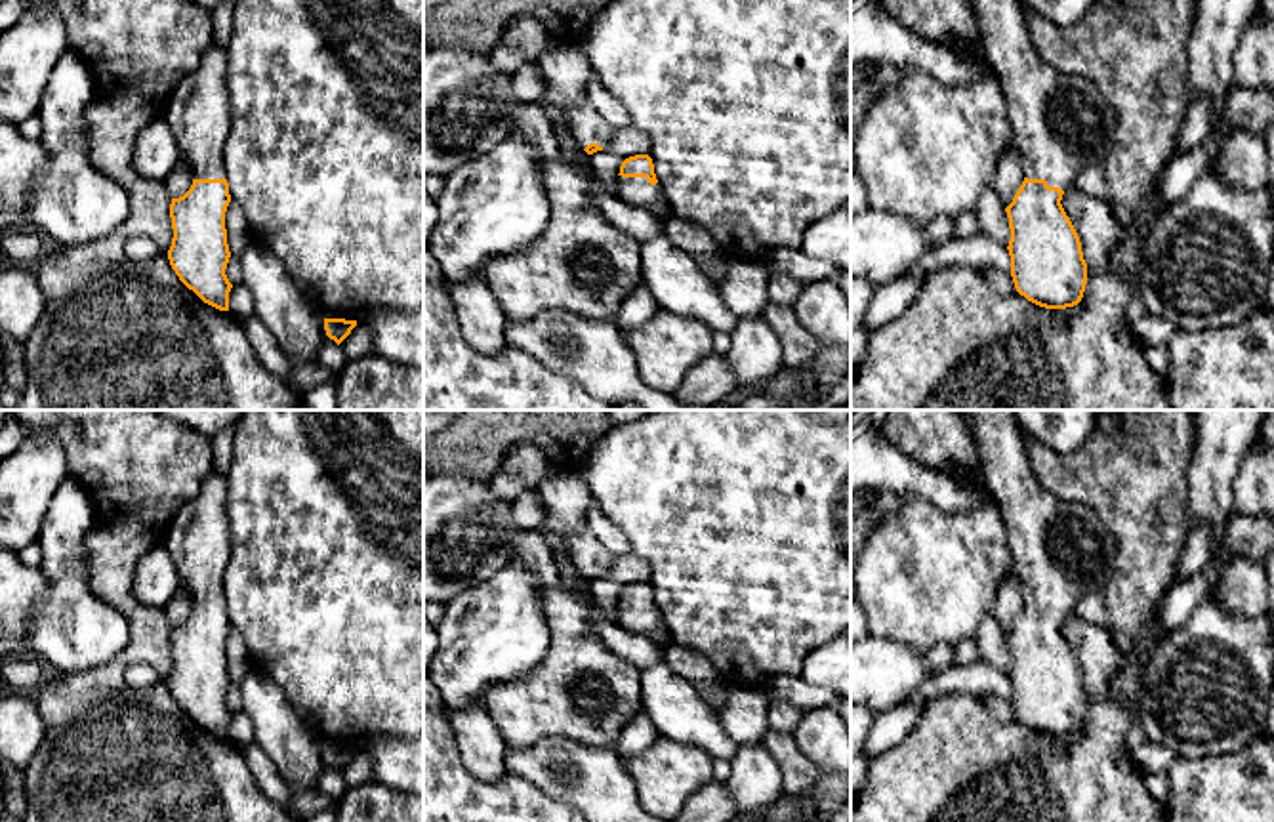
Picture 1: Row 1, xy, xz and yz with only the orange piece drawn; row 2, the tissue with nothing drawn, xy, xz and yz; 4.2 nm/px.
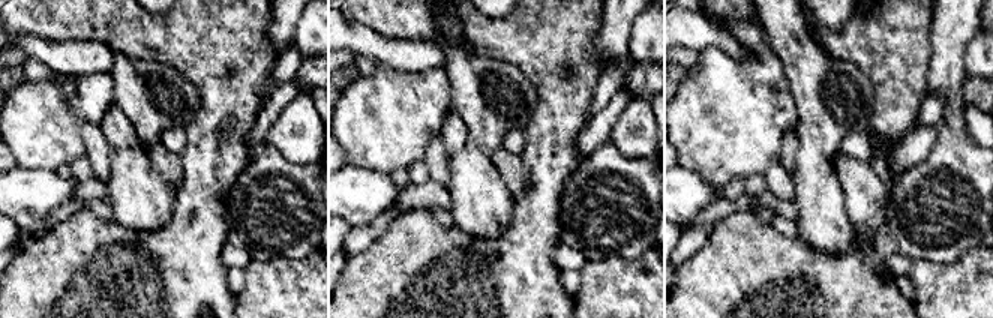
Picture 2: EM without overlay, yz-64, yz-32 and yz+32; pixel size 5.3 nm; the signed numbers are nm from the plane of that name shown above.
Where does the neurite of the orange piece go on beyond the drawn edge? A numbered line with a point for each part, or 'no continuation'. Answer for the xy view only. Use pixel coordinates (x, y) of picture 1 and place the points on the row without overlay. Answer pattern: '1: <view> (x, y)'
1: xy (197, 538)

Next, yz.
1: yz (1061, 550)

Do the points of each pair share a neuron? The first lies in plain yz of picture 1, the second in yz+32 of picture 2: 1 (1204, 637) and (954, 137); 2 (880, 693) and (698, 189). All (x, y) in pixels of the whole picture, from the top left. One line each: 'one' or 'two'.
1: one
2: one

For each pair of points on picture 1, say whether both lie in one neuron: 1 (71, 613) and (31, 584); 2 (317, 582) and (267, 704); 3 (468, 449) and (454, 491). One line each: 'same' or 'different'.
1: different
2: different
3: different

